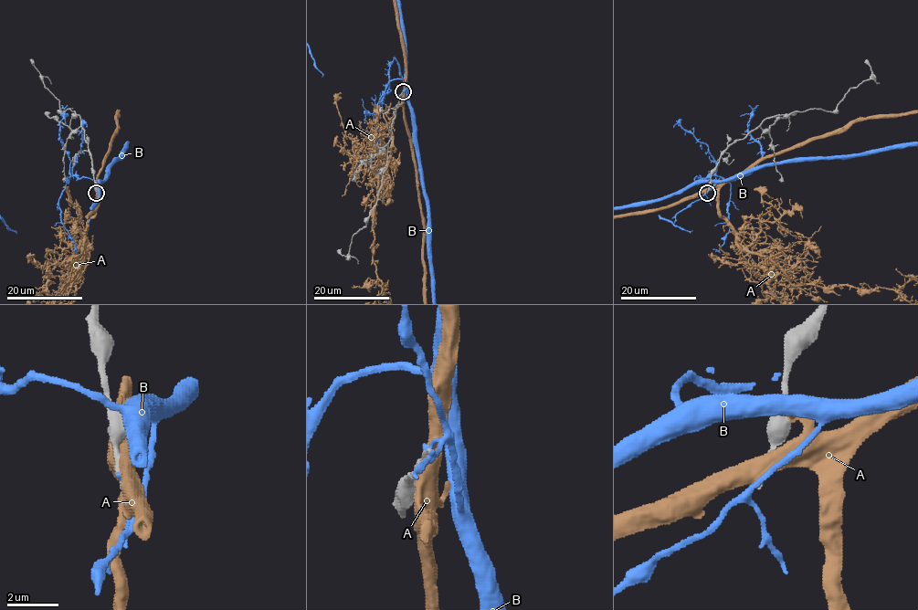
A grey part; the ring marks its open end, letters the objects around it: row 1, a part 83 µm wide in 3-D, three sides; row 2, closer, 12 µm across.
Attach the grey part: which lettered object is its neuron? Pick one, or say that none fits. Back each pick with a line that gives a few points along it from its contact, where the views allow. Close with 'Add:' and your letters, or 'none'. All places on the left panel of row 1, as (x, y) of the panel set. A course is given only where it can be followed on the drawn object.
Add: none

